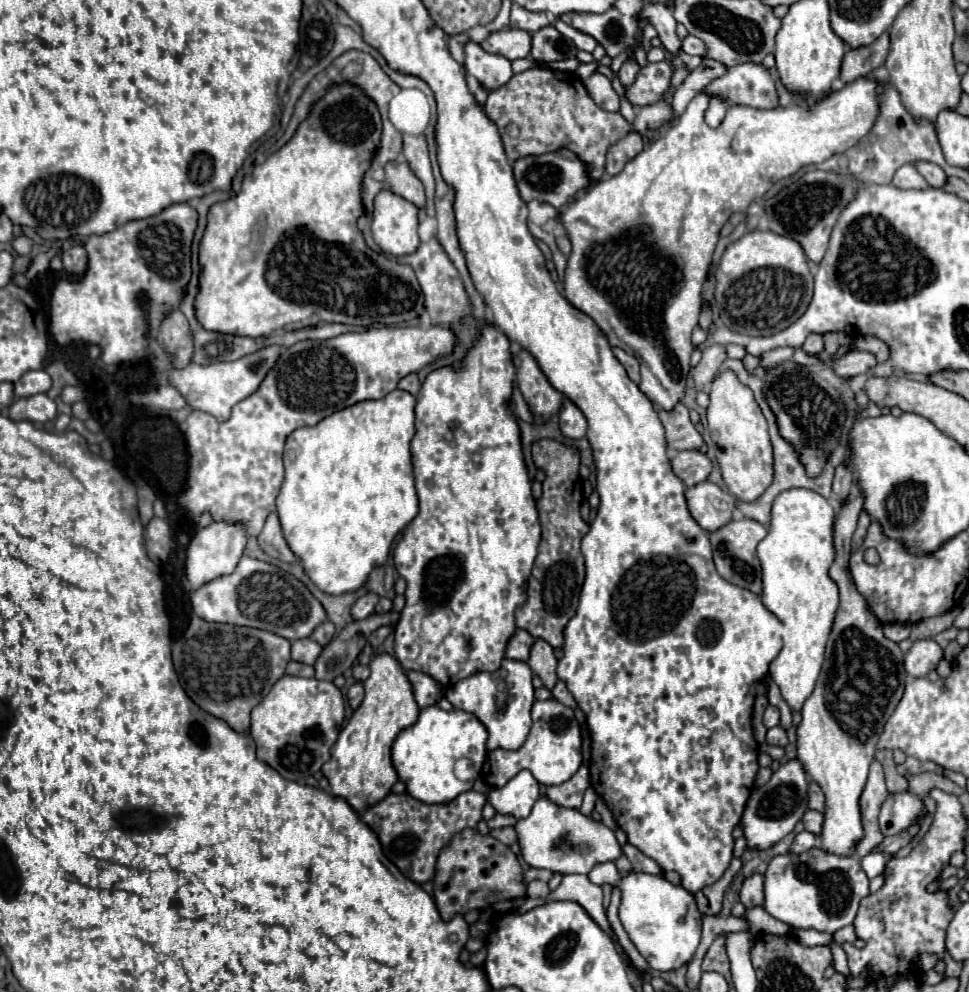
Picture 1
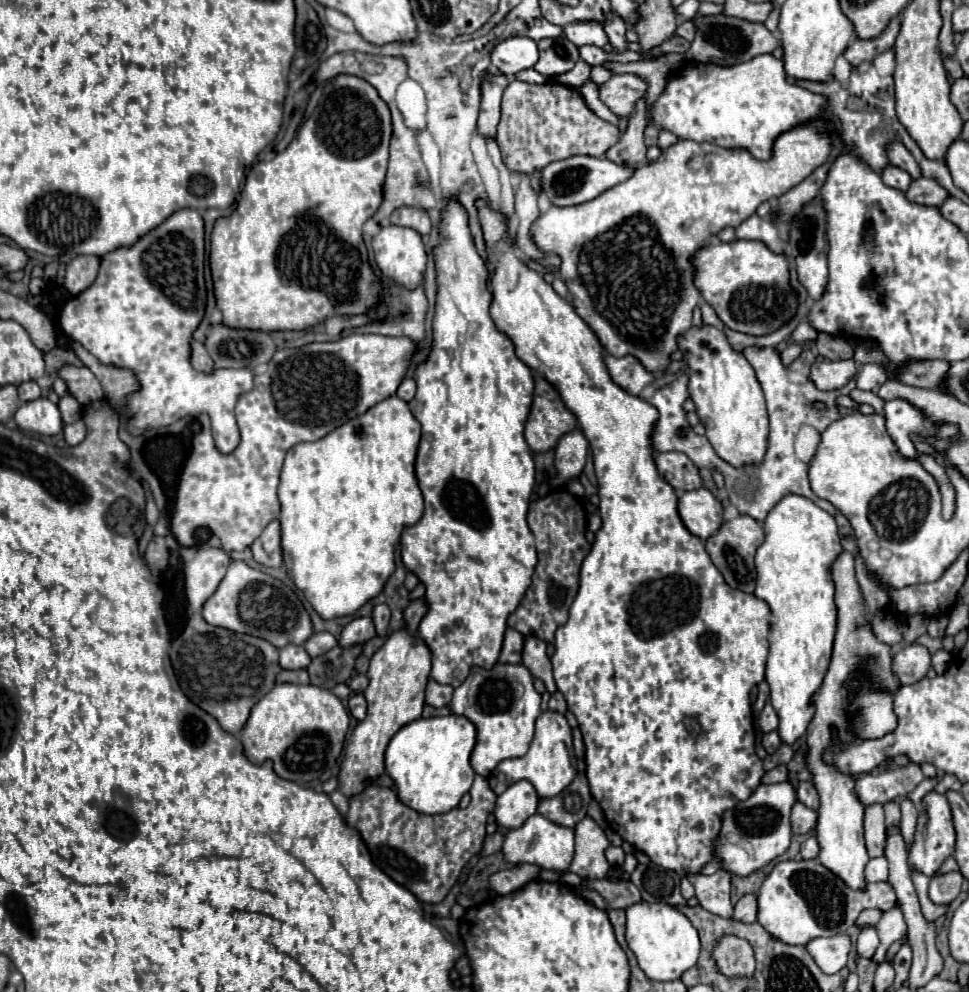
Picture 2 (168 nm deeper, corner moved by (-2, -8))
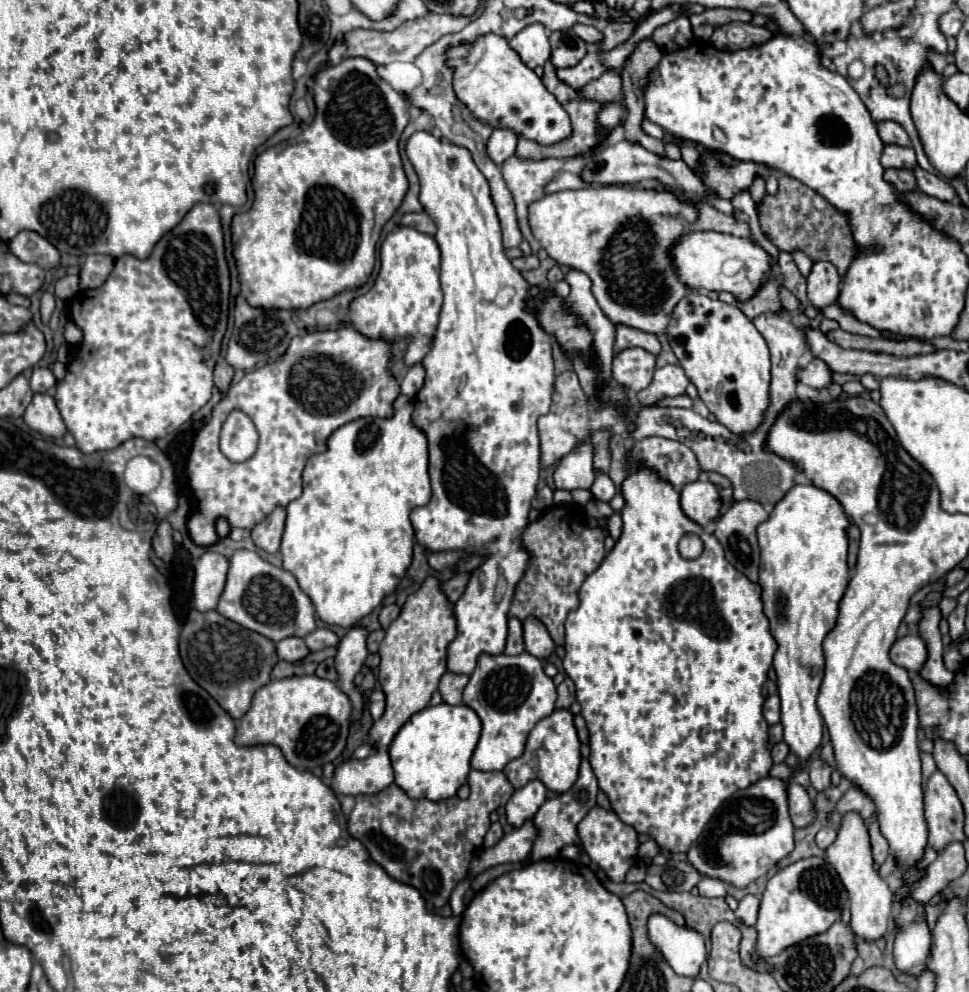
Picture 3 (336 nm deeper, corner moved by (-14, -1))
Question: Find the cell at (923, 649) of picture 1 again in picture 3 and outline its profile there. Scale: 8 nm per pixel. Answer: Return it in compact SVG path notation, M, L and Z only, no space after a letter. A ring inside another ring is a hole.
M908 633L906 637L896 639L890 647L890 659L908 671L918 671L926 661L926 645L922 637Z

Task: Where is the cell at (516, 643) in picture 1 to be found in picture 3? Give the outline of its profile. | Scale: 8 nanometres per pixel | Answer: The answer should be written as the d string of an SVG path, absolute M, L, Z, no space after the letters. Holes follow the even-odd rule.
M510 617L508 619L508 639L506 639L506 649L504 649L504 653L506 655L518 655L518 653L522 653L524 649L522 649L522 623L520 623L520 619L516 619L516 617Z

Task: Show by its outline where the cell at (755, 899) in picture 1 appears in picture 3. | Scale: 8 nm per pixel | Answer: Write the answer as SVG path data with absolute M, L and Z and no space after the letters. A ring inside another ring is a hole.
M746 895L740 903L738 903L738 909L736 909L736 917L740 919L742 925L748 925L752 927L756 923L756 915L758 915L758 905L760 901L754 897L754 895Z

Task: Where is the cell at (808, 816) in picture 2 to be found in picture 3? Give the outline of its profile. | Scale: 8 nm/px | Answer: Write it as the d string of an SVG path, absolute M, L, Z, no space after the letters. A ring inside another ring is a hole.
M788 783L788 809L794 827L804 827L814 819L814 803L810 801L806 789L798 783Z

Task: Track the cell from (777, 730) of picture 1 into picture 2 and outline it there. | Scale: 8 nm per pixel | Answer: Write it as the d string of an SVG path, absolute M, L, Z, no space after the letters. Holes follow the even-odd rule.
M768 732L768 734L764 734L764 738L762 738L762 746L764 746L764 750L766 750L768 754L774 754L780 744L782 744L782 740L780 740L778 732Z

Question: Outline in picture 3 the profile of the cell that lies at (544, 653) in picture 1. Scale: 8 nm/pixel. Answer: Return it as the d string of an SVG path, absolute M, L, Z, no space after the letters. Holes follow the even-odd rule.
M526 617L522 621L522 625L524 625L526 653L530 653L538 659L548 659L550 653L554 651L554 641L552 641L548 629L544 627L544 623L536 617Z

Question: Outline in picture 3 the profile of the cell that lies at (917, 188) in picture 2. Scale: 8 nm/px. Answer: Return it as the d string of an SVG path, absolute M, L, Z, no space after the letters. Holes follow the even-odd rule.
M886 169L884 171L884 181L890 183L896 191L906 193L906 191L916 191L916 181L910 169Z

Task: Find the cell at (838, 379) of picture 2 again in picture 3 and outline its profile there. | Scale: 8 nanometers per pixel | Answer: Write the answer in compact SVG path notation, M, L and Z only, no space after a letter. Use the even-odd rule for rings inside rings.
M812 359L806 367L802 367L798 371L798 381L812 387L812 389L822 389L832 383L832 377L830 377L830 369L824 361Z

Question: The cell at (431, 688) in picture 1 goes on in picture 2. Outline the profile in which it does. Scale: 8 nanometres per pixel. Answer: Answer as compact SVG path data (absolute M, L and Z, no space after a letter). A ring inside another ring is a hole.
M428 680L428 686L426 686L426 704L434 706L434 708L448 706L450 700L452 700L452 692L454 692L452 686L444 686L444 684L438 684L436 680Z

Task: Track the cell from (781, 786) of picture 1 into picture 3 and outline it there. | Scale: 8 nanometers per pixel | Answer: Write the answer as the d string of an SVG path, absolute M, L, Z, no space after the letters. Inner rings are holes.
M764 777L750 787L736 791L728 799L728 811L726 801L720 805L704 833L690 845L686 857L700 875L742 889L766 875L768 869L772 869L792 849L794 825L788 815L786 785L780 779Z

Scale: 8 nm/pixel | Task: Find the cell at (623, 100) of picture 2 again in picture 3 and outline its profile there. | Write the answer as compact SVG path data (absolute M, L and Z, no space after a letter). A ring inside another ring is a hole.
M606 71L598 79L590 81L582 89L576 91L578 99L588 101L614 101L614 97L622 97L622 85L618 85L618 71Z

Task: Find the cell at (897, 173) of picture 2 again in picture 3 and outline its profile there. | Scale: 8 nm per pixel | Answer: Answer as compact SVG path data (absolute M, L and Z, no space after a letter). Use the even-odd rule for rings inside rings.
M884 145L880 163L882 163L882 167L912 169L916 165L914 149L912 147L902 147L902 145Z

